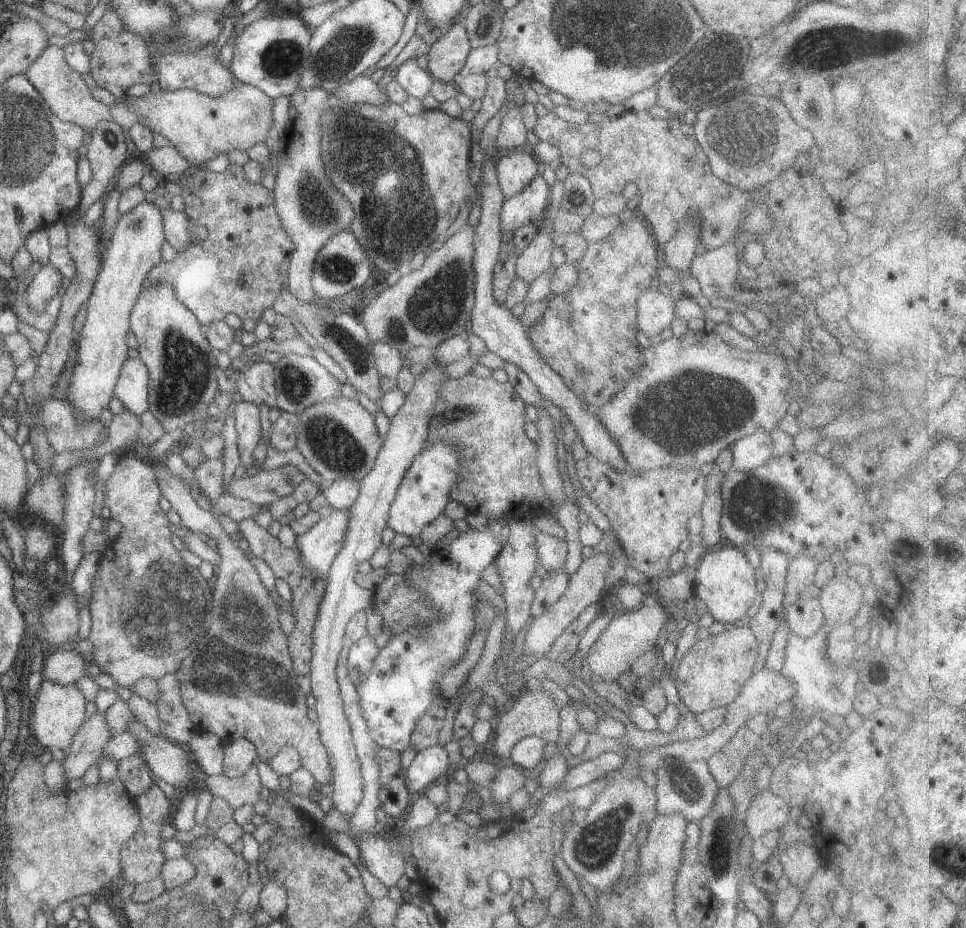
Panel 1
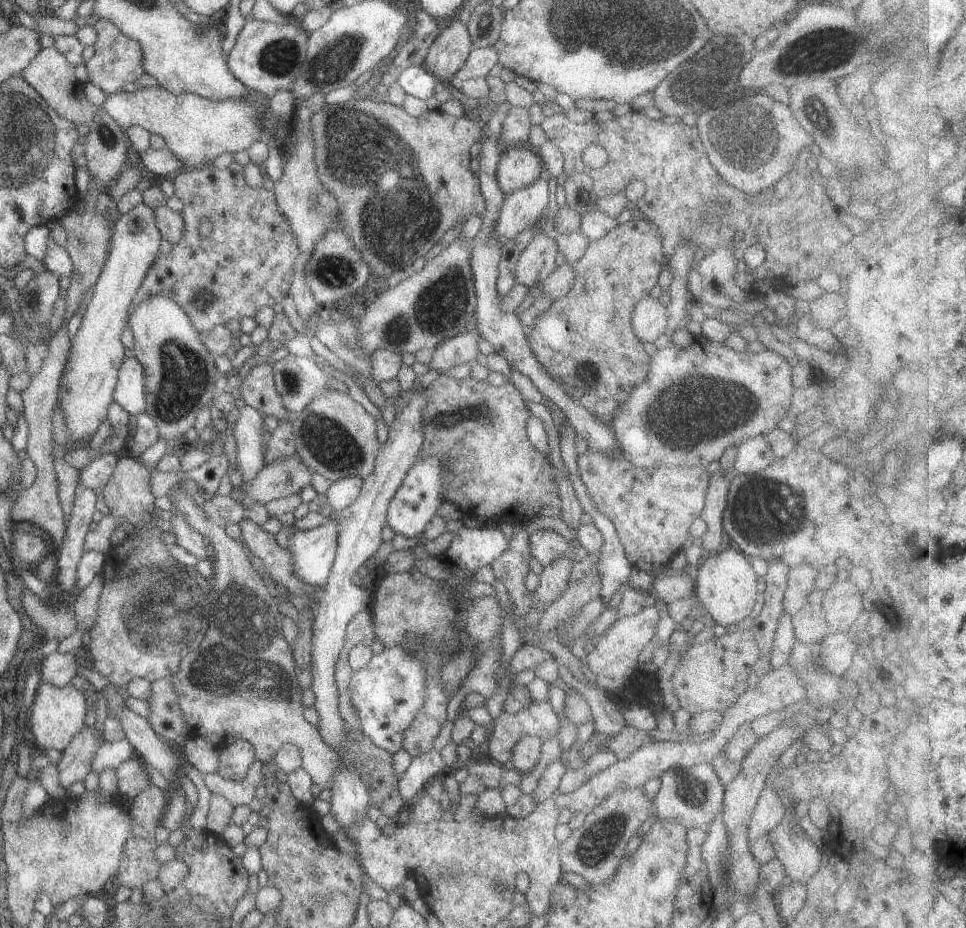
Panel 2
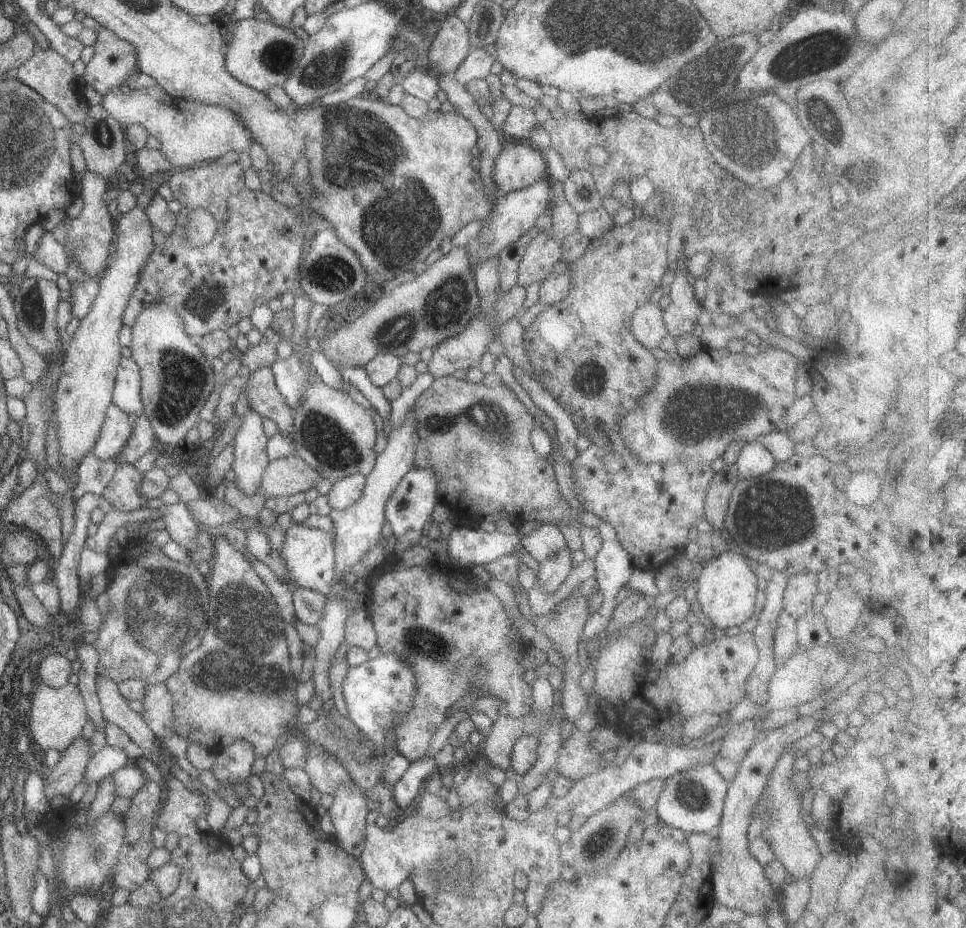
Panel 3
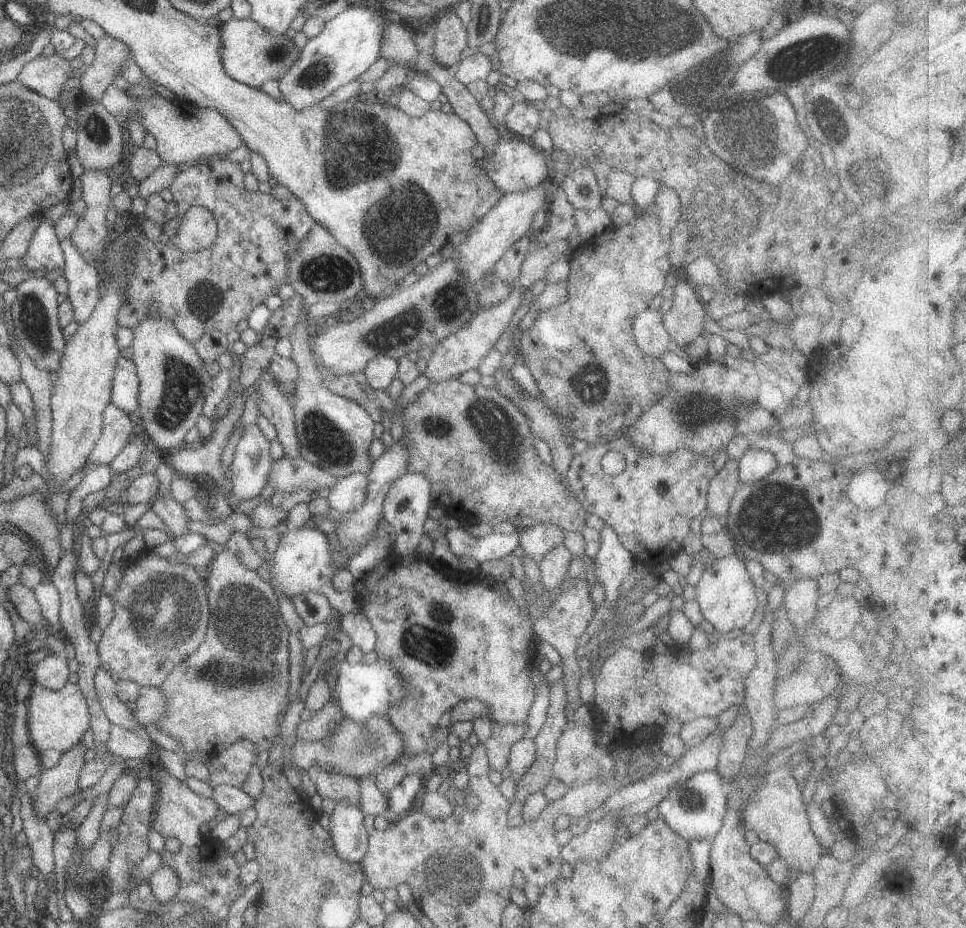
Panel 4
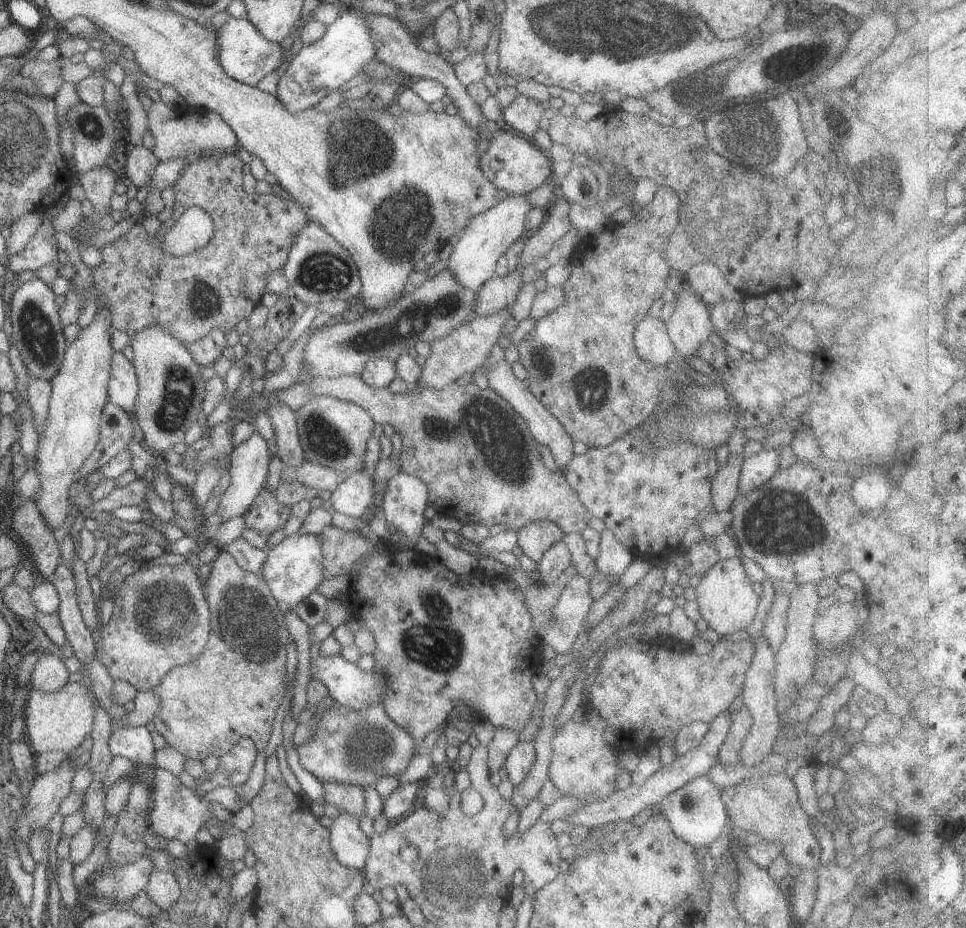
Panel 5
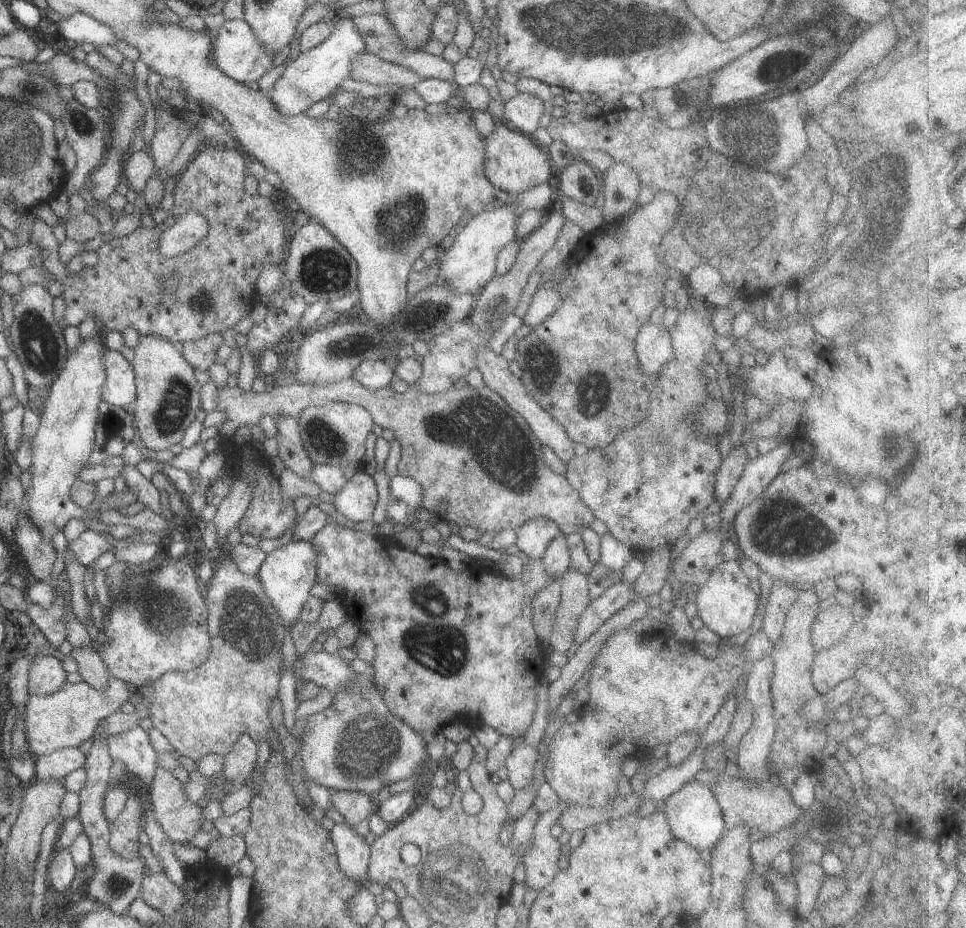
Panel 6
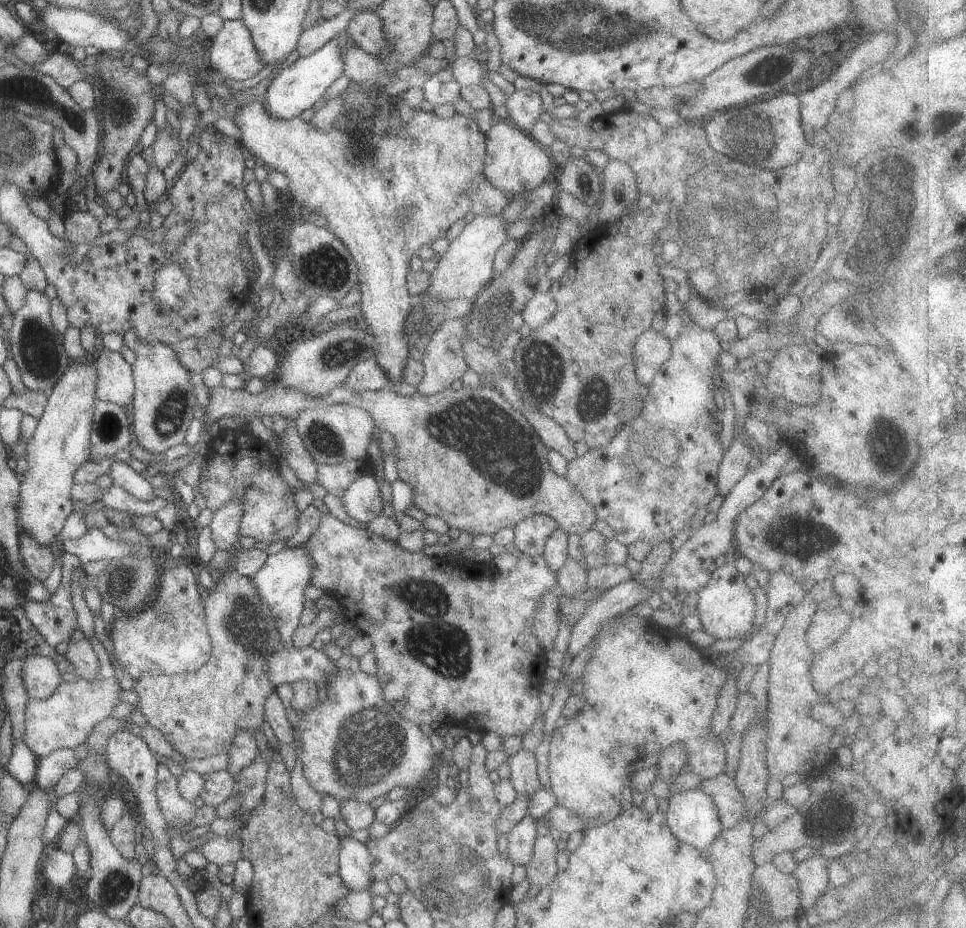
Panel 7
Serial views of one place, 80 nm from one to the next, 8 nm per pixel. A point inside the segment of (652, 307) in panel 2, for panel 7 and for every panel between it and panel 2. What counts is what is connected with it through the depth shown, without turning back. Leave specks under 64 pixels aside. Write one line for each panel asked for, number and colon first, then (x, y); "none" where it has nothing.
3: (646, 325)
4: (651, 338)
5: (652, 344)
6: (653, 349)
7: (652, 349)

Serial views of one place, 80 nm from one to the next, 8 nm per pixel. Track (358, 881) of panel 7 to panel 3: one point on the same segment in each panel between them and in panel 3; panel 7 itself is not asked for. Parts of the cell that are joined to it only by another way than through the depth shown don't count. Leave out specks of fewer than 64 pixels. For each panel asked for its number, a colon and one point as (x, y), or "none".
3: (346, 814)
4: (348, 837)
5: (349, 844)
6: (352, 852)

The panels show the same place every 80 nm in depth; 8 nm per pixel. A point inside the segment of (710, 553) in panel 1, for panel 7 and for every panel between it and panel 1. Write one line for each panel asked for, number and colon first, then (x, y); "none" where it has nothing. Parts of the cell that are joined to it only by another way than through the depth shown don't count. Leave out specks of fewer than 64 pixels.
2: (724, 587)
3: (725, 589)
4: (725, 595)
5: (726, 600)
6: (725, 603)
7: (725, 608)

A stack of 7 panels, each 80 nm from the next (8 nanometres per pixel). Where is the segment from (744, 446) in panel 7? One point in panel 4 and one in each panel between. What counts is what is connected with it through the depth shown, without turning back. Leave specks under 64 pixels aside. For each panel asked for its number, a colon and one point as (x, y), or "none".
4: (720, 489)
5: (723, 484)
6: (730, 468)

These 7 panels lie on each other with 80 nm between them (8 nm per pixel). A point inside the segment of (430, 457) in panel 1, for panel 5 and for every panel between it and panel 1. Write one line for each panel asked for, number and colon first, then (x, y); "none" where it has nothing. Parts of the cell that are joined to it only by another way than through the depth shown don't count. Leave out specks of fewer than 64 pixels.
2: (413, 504)
3: (409, 506)
4: (406, 501)
5: (404, 499)

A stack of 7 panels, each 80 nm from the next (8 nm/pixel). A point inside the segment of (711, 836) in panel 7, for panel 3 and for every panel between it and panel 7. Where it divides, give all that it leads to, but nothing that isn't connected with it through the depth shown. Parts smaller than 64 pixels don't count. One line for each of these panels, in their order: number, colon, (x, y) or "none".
3: (690, 800)
4: (694, 810)
5: (694, 811)
6: (693, 815)

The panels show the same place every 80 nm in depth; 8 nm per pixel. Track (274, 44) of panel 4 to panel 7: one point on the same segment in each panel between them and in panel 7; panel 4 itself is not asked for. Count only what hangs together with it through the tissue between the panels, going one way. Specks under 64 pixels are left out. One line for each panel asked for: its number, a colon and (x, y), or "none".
5: (244, 55)
6: (236, 52)
7: (232, 55)

